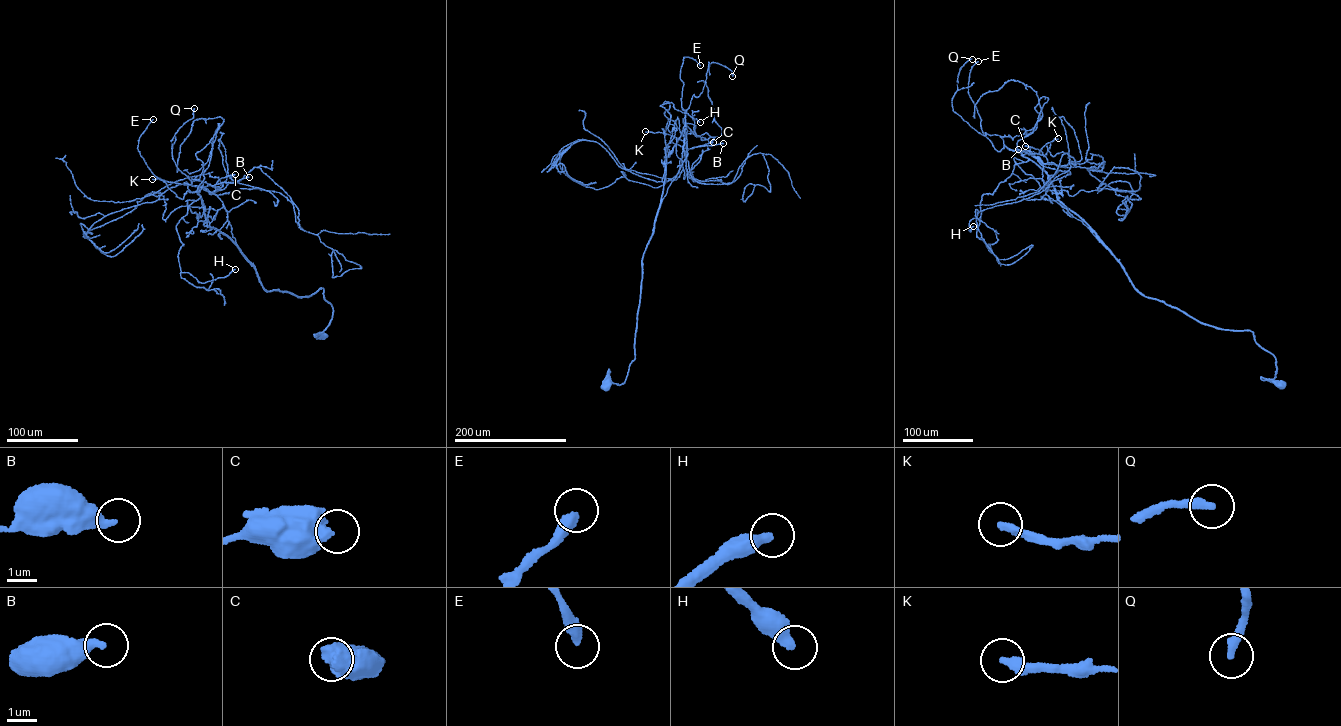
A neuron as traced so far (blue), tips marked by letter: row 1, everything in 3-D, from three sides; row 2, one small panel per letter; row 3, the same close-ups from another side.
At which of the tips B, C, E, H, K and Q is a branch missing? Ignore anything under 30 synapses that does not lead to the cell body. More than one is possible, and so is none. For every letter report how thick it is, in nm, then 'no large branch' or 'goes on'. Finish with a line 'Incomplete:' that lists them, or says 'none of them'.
B: 360 nm thick; no large branch
C: 500 nm thick; no large branch
E: 360 nm thick; no large branch
H: 480 nm thick; goes on
K: 280 nm thick; goes on
Q: 320 nm thick; no large branch
Incomplete: H, K

